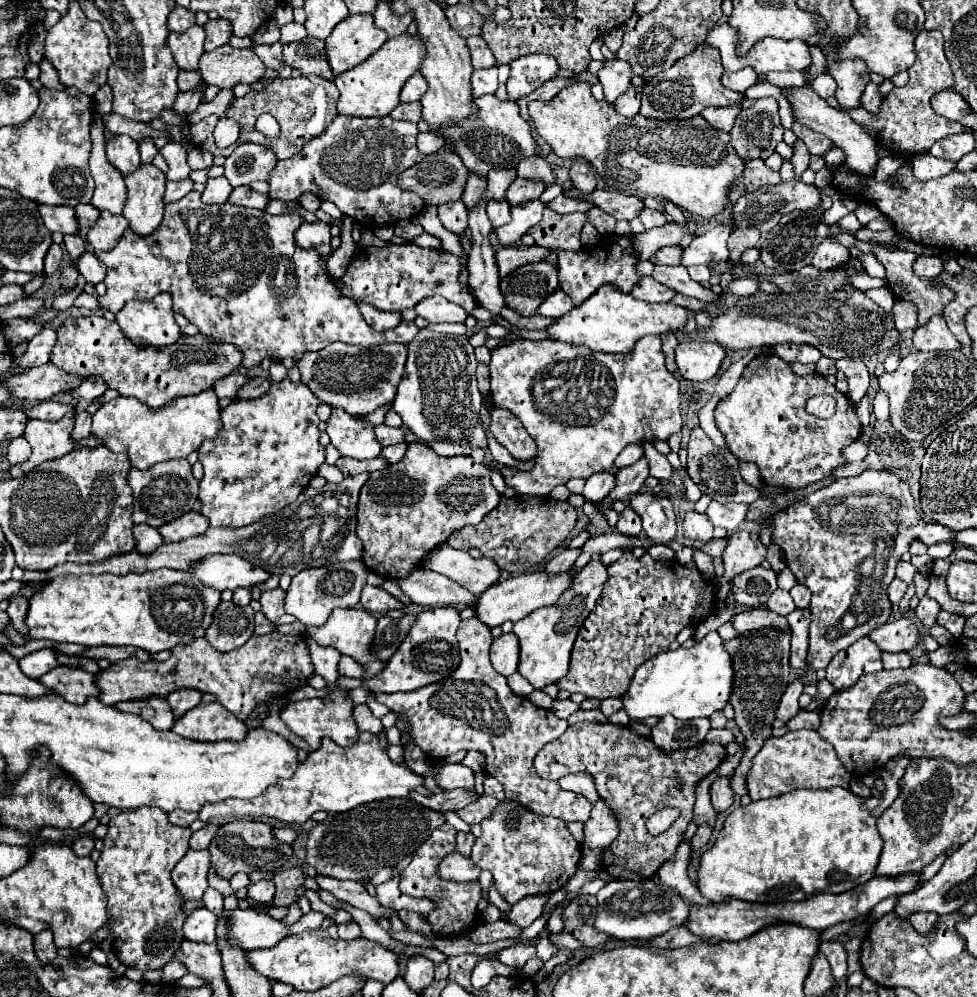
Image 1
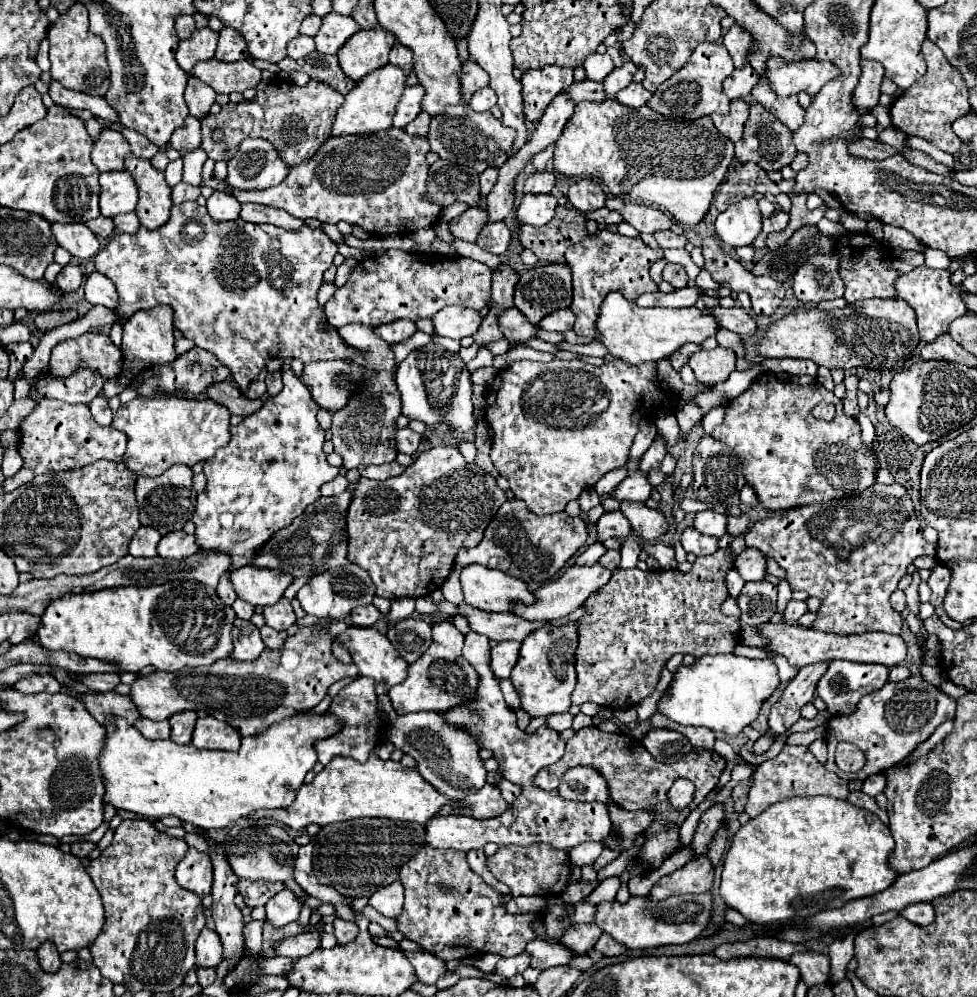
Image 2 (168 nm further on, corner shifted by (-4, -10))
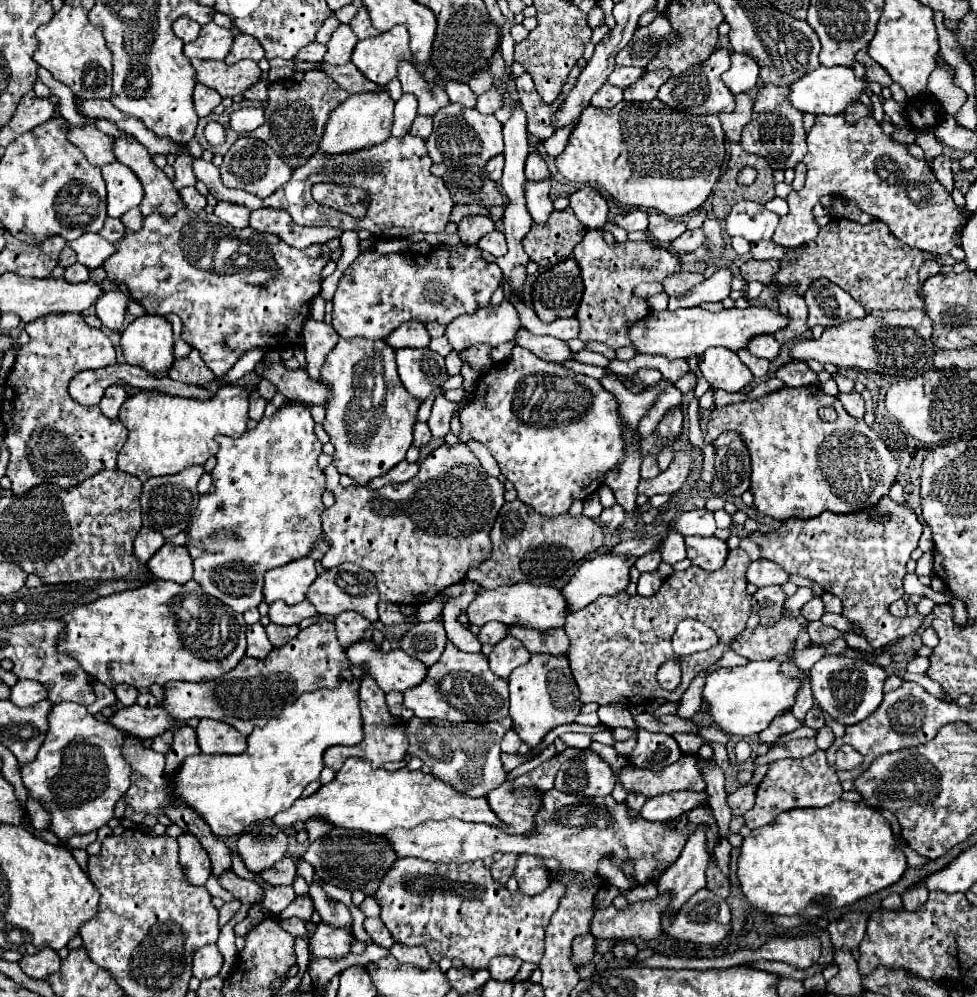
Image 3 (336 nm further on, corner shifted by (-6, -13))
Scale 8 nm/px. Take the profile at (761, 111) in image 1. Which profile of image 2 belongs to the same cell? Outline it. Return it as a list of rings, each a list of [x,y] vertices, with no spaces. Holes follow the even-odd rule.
[[[760,103],[750,107],[750,117],[744,123],[744,135],[740,141],[736,141],[736,159],[740,163],[754,161],[758,163],[764,171],[780,171],[782,167],[790,165],[792,159],[796,157],[796,147],[792,143],[792,131],[774,119]]]

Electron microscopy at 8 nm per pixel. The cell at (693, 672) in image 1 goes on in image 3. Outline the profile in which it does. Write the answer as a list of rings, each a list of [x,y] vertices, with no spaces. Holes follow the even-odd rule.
[[[776,660],[748,662],[736,668],[718,668],[706,674],[706,684],[702,688],[702,700],[706,704],[706,714],[714,724],[730,736],[752,736],[760,734],[778,714],[794,706],[796,692],[800,688],[798,680],[784,678],[780,674],[780,664]]]

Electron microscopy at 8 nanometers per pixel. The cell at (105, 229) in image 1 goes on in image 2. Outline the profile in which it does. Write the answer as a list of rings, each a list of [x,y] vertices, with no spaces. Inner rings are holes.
[[[132,211],[132,213],[116,215],[116,217],[114,217],[114,225],[116,225],[116,229],[118,229],[118,231],[122,231],[122,233],[136,233],[136,231],[138,231],[138,227],[140,227],[138,217],[136,217],[136,213],[134,213],[134,211]]]

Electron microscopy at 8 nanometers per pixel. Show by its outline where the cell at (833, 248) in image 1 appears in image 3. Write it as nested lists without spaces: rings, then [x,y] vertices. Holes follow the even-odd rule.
[[[816,278],[804,294],[808,304],[808,326],[836,326],[848,318],[864,316],[864,308],[840,286],[828,278]]]

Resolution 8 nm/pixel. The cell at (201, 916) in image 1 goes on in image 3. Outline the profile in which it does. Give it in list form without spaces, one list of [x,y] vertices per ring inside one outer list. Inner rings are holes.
[[[216,944],[202,946],[194,954],[194,976],[200,978],[200,980],[212,978],[212,976],[220,974],[222,962],[224,962],[224,958],[222,958],[222,954],[220,954]]]

